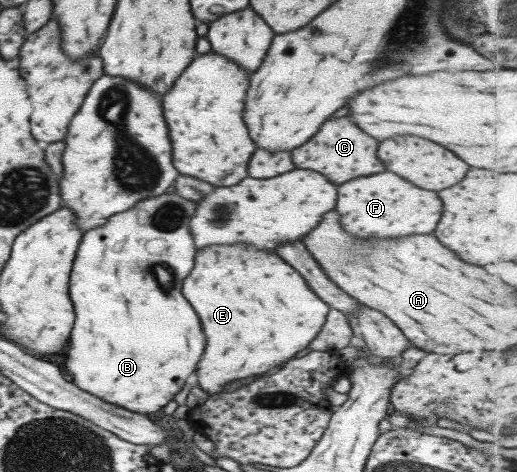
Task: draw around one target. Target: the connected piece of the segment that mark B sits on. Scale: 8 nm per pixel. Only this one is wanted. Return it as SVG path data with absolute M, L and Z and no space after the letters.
M166 191L165 193L139 200L127 211L117 212L108 218L103 225L83 232L78 243L78 248L98 248L98 268L96 268L96 278L92 276L92 284L90 284L90 274L84 274L84 290L82 290L82 284L78 284L78 282L82 282L82 274L80 276L72 274L74 278L69 276L68 294L73 306L74 320L69 332L69 349L59 360L62 372L70 374L72 376L71 383L75 384L81 391L86 391L89 395L94 395L101 401L115 404L116 407L146 415L154 420L161 420L162 407L167 402L170 402L174 394L182 388L184 380L188 378L188 374L192 374L195 371L198 359L202 354L202 350L204 350L204 333L202 332L199 318L194 309L188 306L188 301L180 292L183 278L191 271L195 257L196 250L188 225L196 205L196 202L185 199L174 191Z

